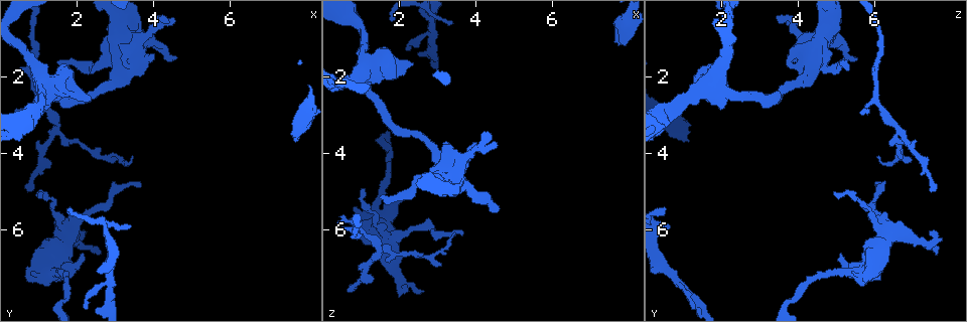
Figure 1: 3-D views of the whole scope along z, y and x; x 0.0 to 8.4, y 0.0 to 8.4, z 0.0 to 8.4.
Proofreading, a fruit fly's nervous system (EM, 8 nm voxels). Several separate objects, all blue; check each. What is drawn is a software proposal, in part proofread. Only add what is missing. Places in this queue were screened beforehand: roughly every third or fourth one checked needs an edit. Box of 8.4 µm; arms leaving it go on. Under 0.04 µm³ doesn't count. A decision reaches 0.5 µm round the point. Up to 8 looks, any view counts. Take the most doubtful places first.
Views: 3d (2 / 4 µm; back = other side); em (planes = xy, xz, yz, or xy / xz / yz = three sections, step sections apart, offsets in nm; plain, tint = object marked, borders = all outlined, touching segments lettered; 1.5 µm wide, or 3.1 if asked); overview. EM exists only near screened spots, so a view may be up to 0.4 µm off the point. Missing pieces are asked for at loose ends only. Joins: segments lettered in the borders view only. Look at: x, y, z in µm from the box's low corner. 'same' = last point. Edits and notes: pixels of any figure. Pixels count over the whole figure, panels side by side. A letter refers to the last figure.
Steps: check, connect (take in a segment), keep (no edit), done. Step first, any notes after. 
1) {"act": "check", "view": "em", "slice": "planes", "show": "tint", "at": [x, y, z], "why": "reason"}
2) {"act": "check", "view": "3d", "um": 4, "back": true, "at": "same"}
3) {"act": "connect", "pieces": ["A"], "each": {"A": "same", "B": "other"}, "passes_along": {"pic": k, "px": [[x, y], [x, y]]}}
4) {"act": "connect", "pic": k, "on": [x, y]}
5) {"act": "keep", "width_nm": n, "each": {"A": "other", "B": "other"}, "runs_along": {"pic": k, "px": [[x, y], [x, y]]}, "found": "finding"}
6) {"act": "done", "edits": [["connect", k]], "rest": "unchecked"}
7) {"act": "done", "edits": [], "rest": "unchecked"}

{"act": "check", "view": "3d", "um": 4, "at": [7.80, 3.65, 1.20], "why": "an open end"}

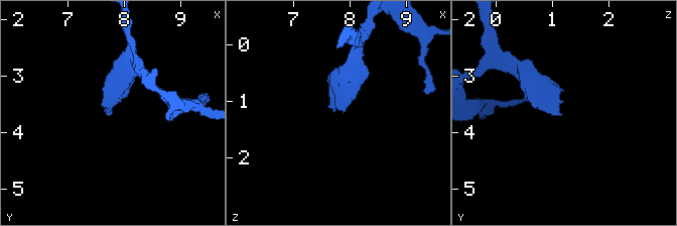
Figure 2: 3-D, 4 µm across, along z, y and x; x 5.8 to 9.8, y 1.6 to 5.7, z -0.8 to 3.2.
{"act": "check", "view": "em", "slice": "xz", "step": 4, "show": "tint", "at": [7.70, 3.65, 1.20], "why": "need the tissue"}

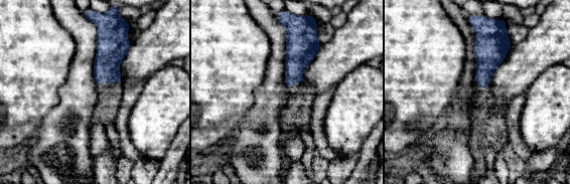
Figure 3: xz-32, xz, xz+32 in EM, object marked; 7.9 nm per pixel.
{"act": "check", "view": "em", "slice": "planes", "show": "borders", "at": "same"}

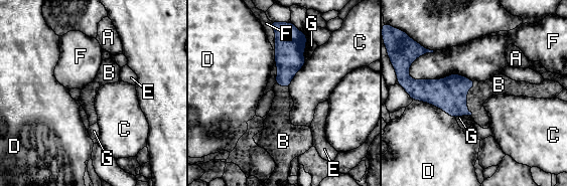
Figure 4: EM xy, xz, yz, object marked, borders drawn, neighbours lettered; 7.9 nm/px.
{"act": "connect", "pieces": ["B"], "each": {"A": "other", "B": "same", "C": "other", "D": "other", "E": "other", "F": "other", "G": "other"}, "passes_along": {"pic": 4, "px": [[449, 94], [466, 98], [476, 96]]}, "found": "it goes on there"}

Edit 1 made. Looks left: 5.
{"act": "check", "view": "overview"}

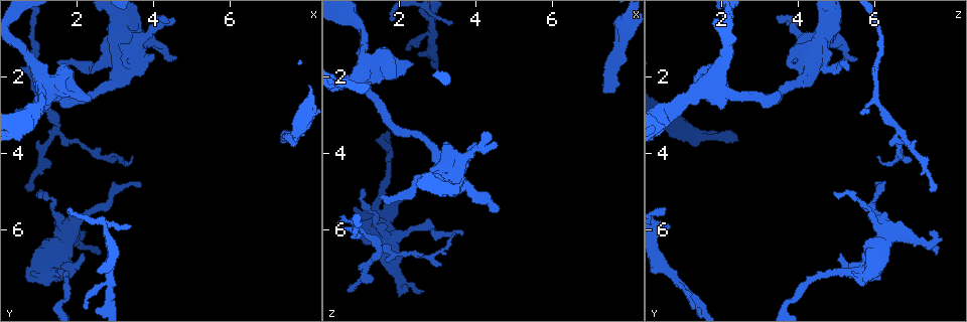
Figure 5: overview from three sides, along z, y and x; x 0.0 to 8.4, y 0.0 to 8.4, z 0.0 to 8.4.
{"act": "check", "view": "3d", "um": 4, "at": [1.00, 5.00, 4.95], "why": "an open end"}

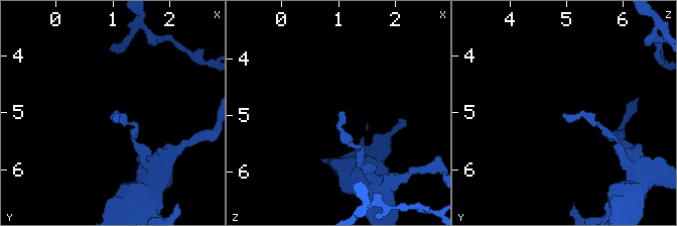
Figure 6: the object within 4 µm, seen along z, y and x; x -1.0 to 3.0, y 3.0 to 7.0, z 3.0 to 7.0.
{"act": "check", "view": "em", "slice": "yz", "step": 4, "show": "borders", "at": [1.00, 5.00, 4.95], "why": "need the tissue"}

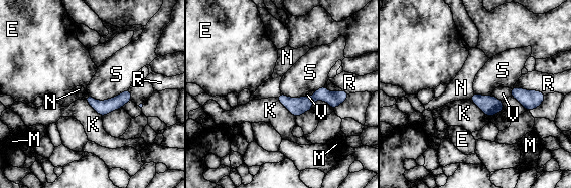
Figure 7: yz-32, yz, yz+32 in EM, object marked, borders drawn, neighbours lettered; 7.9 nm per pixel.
{"act": "keep", "each": {"E": "other", "K": "other", "M": "other", "N": "other", "R": "other", "S": "other", "V": "other"}, "border": {"pic": 7, "px": [[128, 88], [104, 100], [88, 95]]}, "found": "no lettered segment goes on from it"}

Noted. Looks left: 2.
{"act": "check", "view": "em", "slice": "planes", "show": "borders", "at": [2.30, 2.60, 1.75], "why": "free end"}

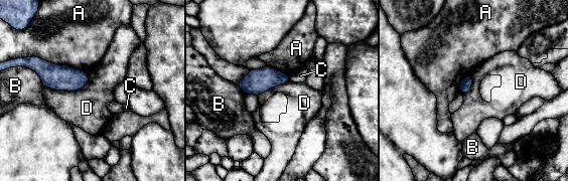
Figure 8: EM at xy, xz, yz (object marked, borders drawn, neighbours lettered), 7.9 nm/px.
{"act": "keep", "longest_contact_nm": ["A", 500], "each": {"A": "other", "B": "other", "C": "other", "D": "other"}, "border": {"pic": 8, "px": [[89, 74], [75, 91], [44, 87]]}, "found": "no lettered segment goes on from it"}

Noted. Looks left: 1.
{"act": "done", "edits": [["connect", 4]], "rest": "unchecked"}

